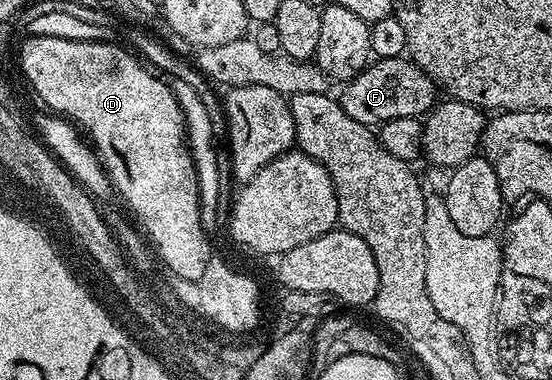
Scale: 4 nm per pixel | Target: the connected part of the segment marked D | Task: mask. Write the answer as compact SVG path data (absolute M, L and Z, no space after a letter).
M27 37L21 45L25 73L31 76L34 96L52 114L70 119L84 134L91 133L90 140L114 192L120 193L124 203L135 212L136 219L143 224L142 232L153 239L168 270L181 279L200 279L213 257L213 251L207 242L210 241L209 235L201 227L197 173L187 146L187 128L183 125L181 109L177 107L177 99L173 99L173 91L169 91L162 76L154 77L155 73L134 52L126 53L121 46L111 44L110 40Z

